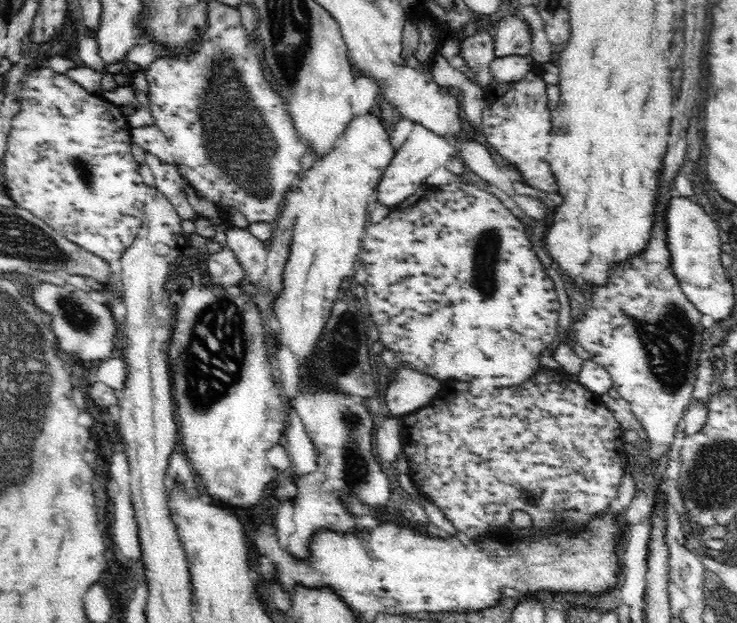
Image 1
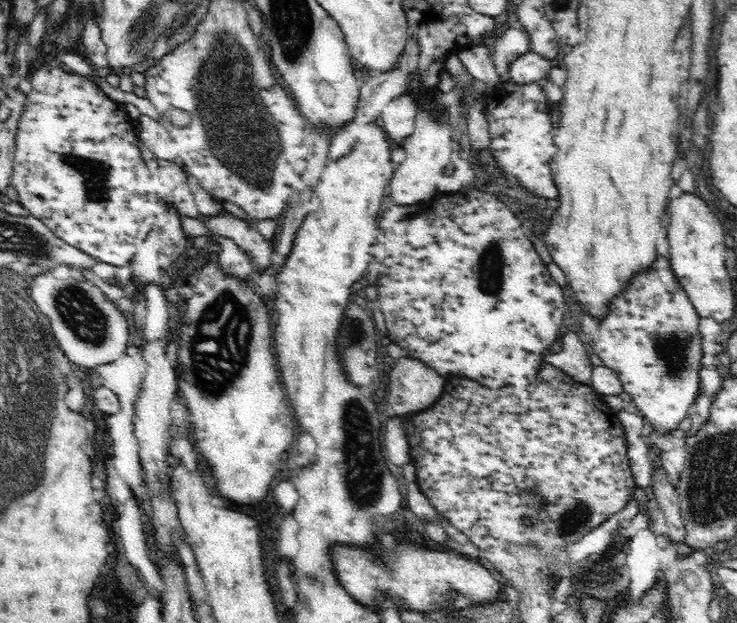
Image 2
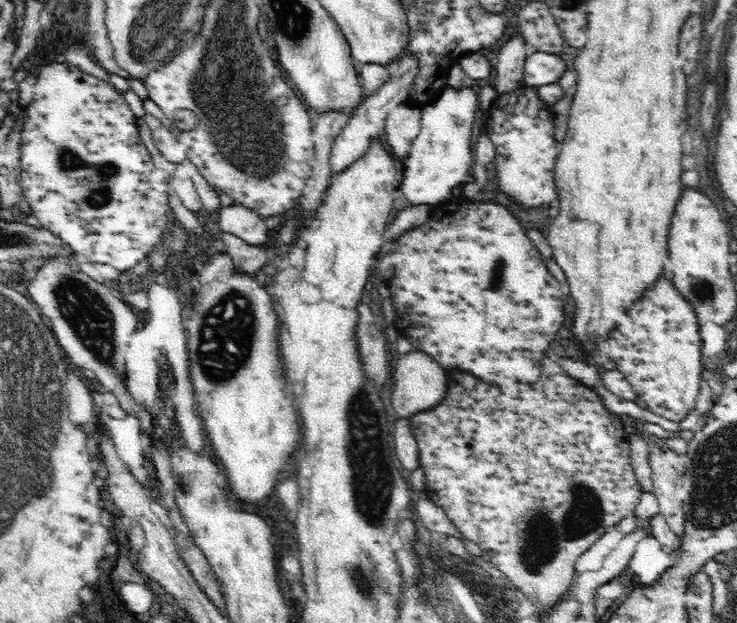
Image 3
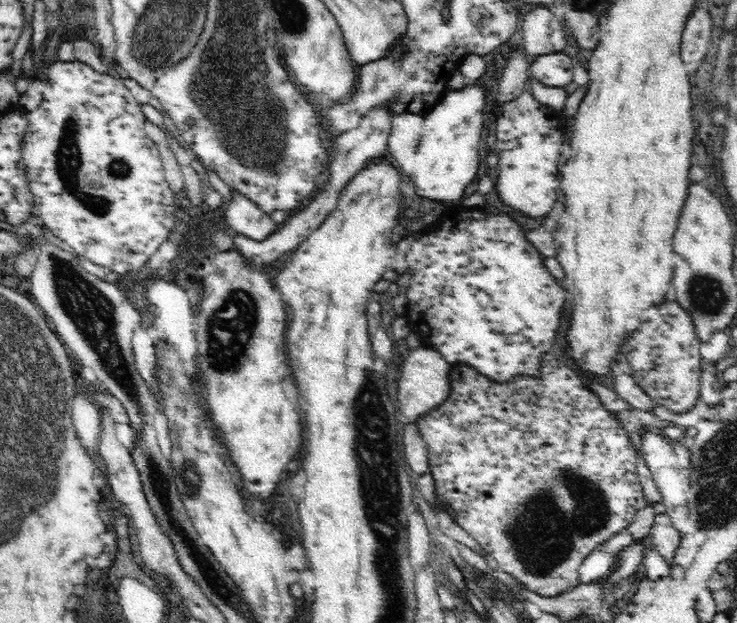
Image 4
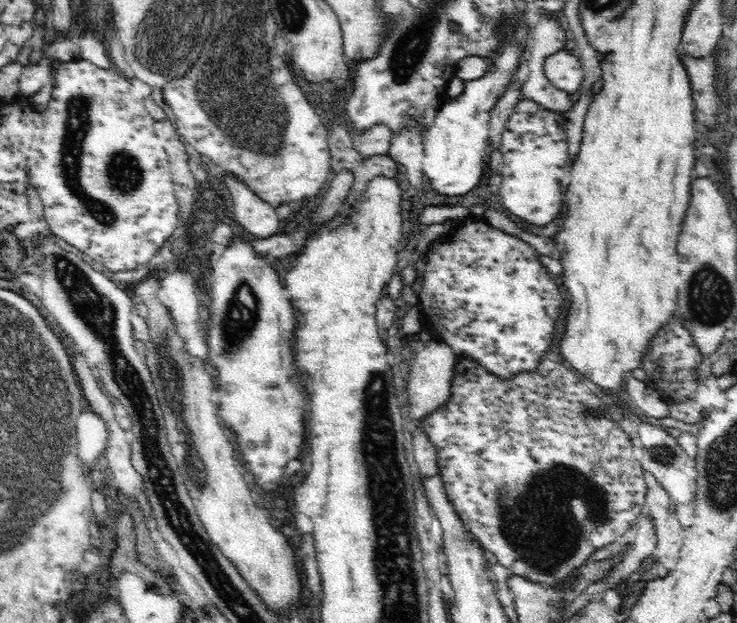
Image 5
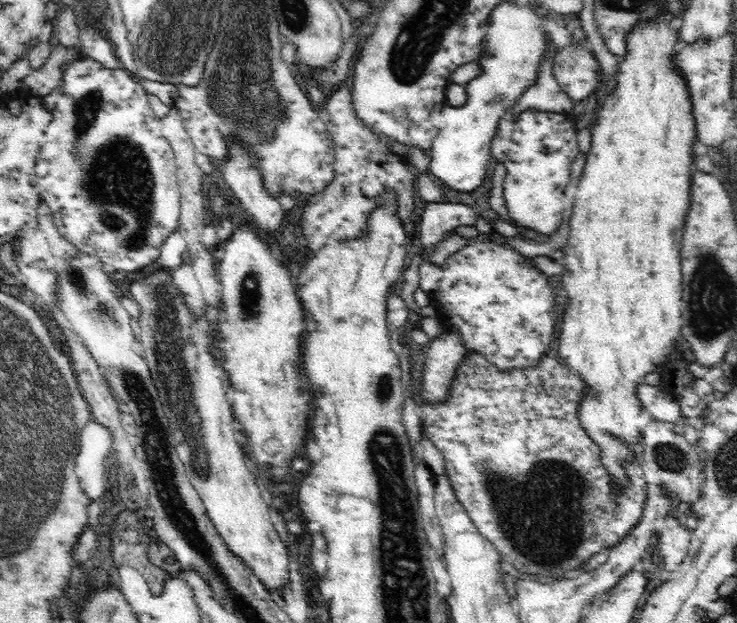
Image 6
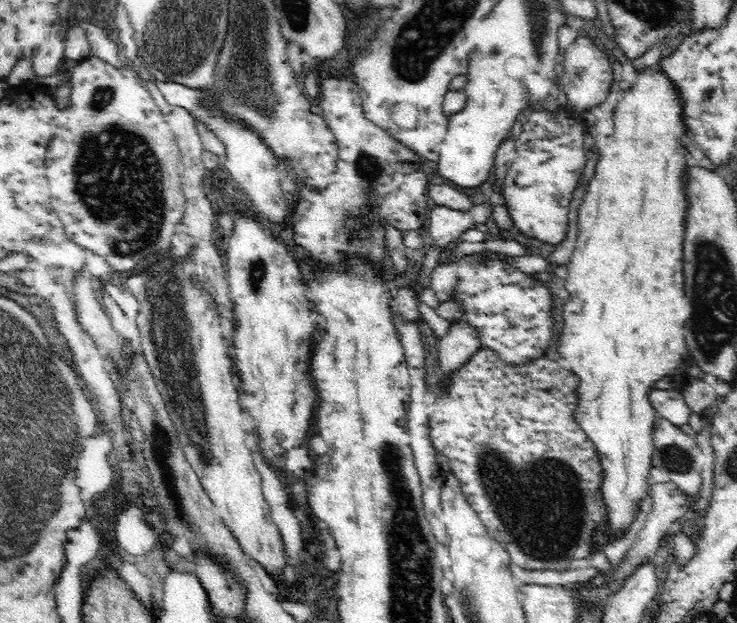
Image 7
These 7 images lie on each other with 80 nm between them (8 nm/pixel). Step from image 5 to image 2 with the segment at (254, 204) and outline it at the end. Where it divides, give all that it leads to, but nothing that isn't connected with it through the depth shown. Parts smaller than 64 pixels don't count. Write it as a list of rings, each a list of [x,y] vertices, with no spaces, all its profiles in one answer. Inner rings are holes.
[[[224,209],[205,222],[205,225],[210,232],[234,240],[253,258],[257,270],[271,266],[273,241],[260,233],[256,220],[249,216],[247,219],[238,217]]]

